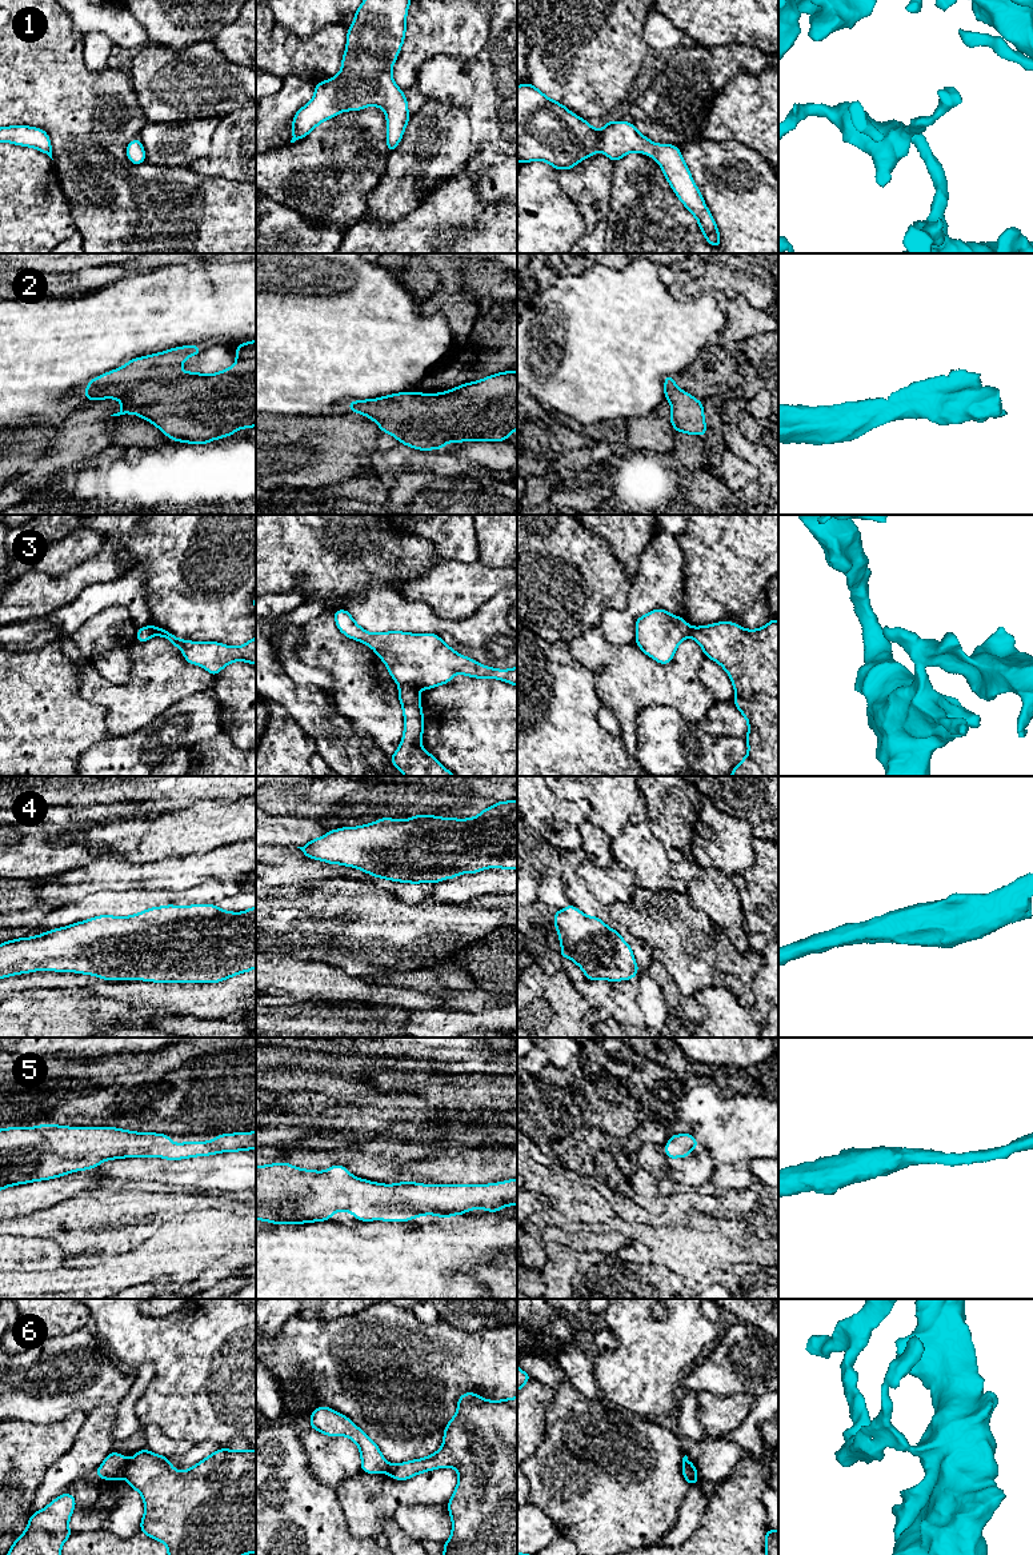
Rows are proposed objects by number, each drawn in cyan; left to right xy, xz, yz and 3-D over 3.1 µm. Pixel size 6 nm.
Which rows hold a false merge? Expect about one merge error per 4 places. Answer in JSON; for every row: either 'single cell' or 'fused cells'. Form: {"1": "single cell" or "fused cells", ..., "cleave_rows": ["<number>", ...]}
{"1": "single cell", "2": "single cell", "3": "fused cells", "4": "single cell", "5": "single cell", "6": "fused cells", "cleave_rows": ["3", "6"]}

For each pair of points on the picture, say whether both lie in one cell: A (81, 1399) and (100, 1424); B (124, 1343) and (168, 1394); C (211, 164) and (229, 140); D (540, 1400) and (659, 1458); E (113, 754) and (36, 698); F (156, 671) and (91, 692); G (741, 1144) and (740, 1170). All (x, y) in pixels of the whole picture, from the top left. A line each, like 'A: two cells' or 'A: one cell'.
A: two cells
B: one cell
C: one cell
D: two cells
E: two cells
F: one cell
G: two cells

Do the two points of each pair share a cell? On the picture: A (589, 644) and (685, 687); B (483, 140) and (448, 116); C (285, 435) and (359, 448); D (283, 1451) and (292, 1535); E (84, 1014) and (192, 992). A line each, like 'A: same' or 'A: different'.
A: same
B: different
C: same
D: same
E: different

